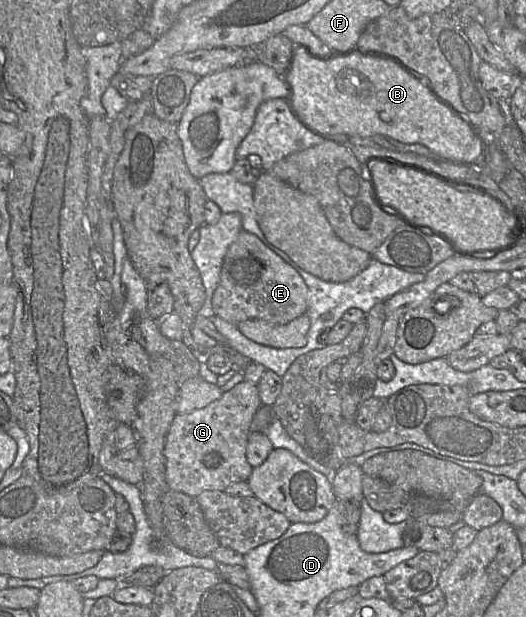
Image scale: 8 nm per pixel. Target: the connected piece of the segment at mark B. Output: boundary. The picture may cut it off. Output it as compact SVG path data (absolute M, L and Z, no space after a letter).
M299 49L293 59L289 81L294 90L294 105L302 119L326 134L371 137L375 134L398 140L402 148L396 152L419 152L425 149L451 162L483 165L485 144L466 122L457 117L420 77L409 73L389 59L351 54L328 61L312 58Z

